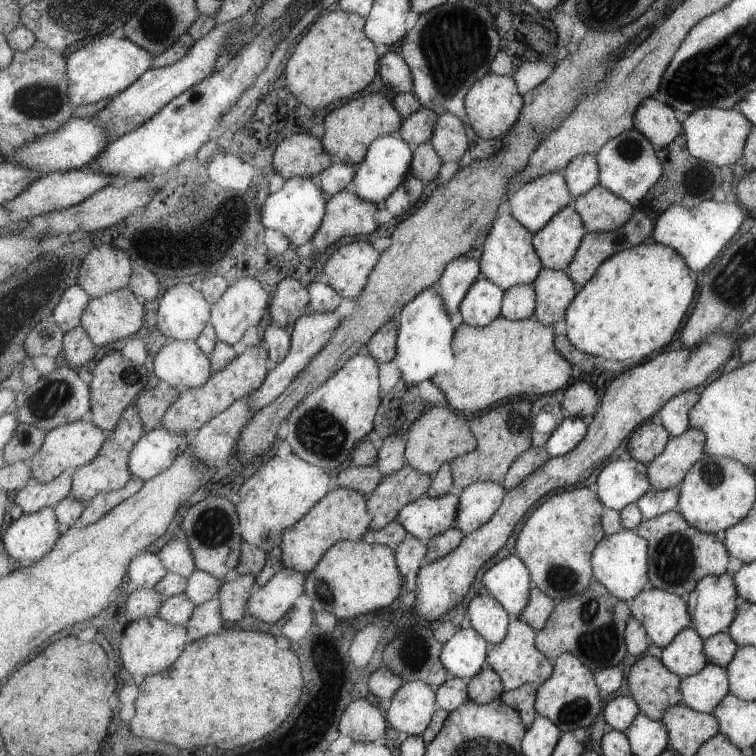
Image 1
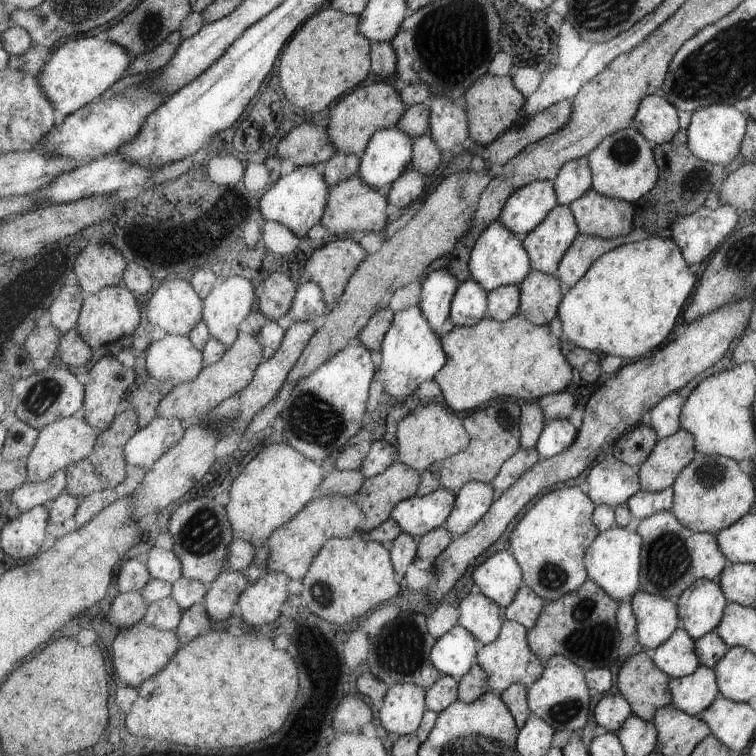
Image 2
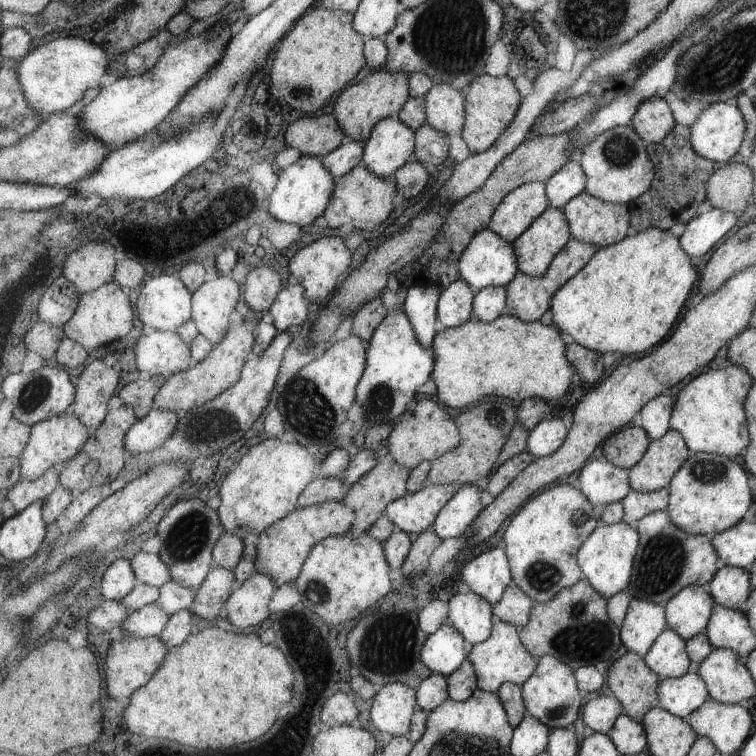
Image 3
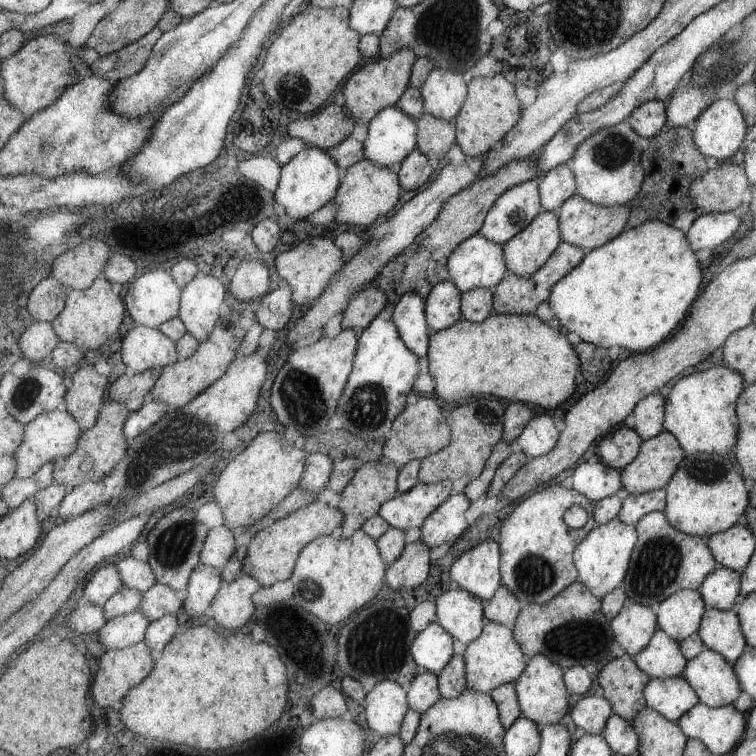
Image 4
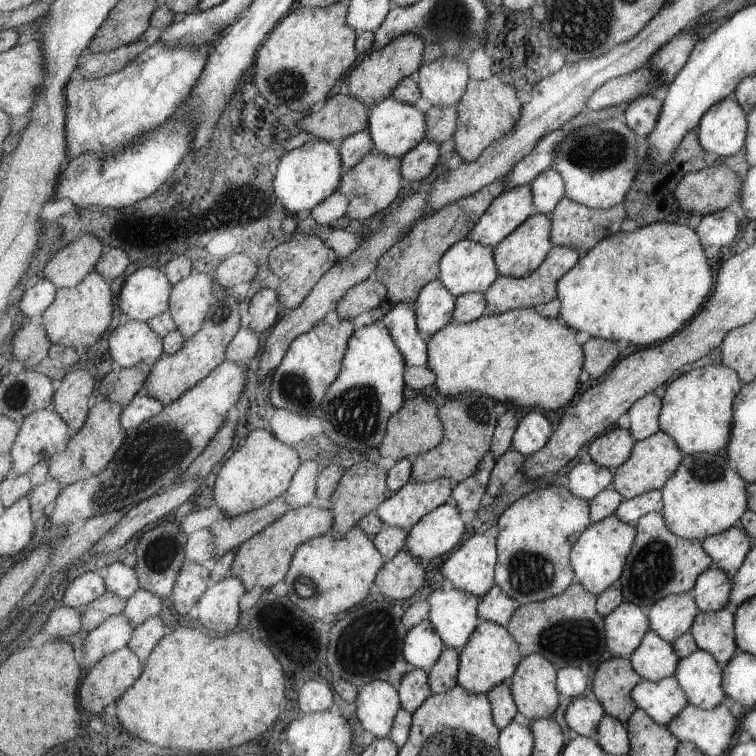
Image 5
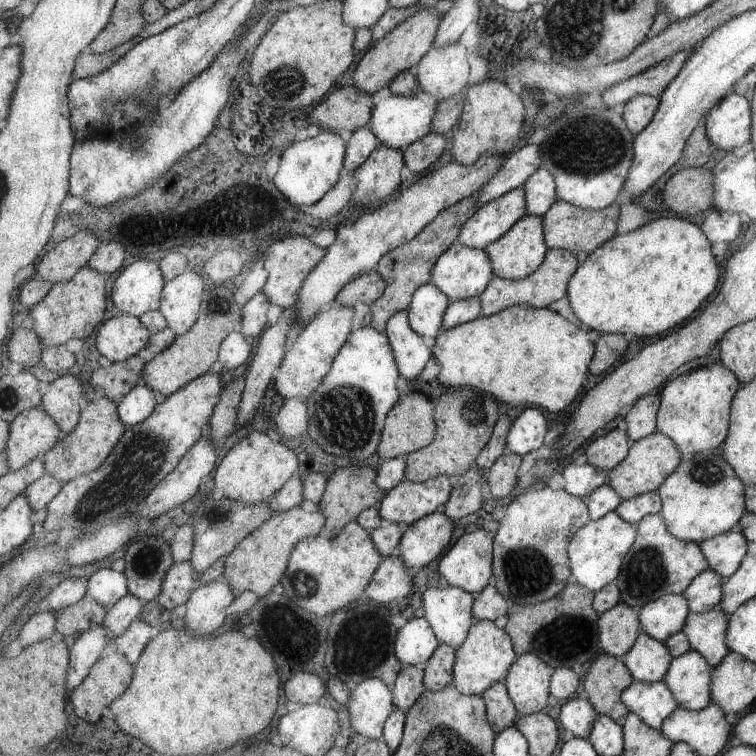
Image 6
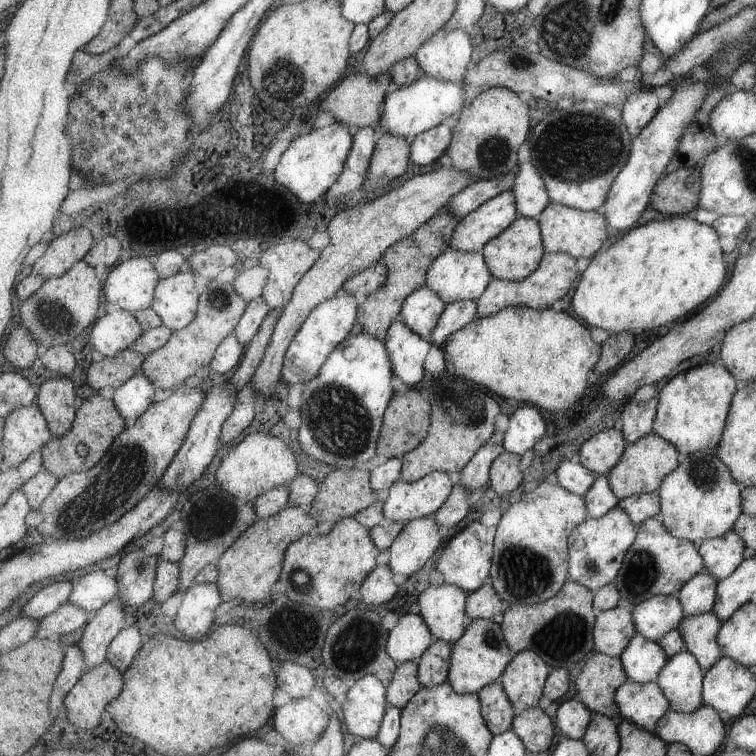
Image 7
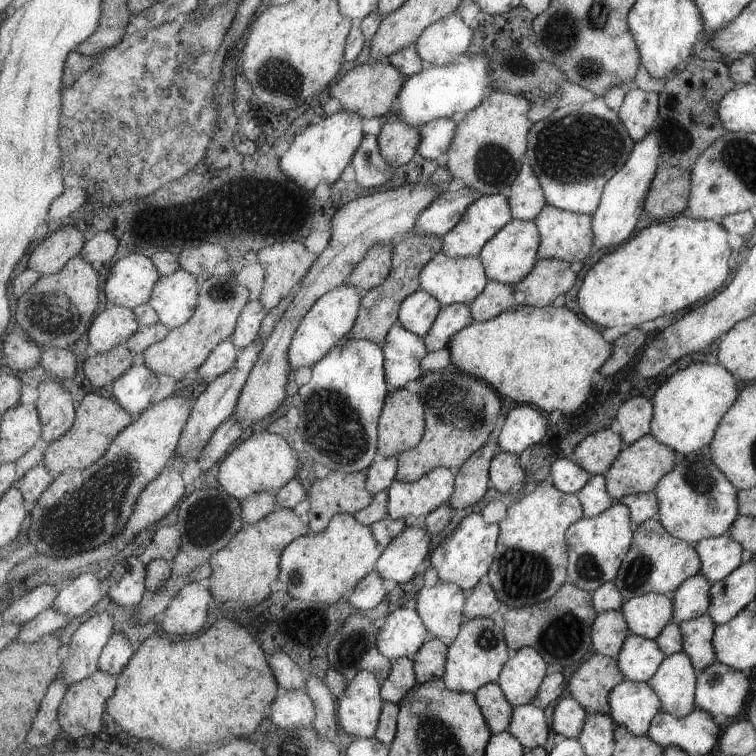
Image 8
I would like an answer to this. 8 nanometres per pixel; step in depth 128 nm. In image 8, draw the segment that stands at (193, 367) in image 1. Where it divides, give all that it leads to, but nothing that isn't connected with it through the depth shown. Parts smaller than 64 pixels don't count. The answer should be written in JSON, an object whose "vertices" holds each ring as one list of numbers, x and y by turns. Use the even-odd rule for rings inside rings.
{"vertices":[[109,304,96,316,88,331,88,342,98,353,125,344,141,327,131,308]]}

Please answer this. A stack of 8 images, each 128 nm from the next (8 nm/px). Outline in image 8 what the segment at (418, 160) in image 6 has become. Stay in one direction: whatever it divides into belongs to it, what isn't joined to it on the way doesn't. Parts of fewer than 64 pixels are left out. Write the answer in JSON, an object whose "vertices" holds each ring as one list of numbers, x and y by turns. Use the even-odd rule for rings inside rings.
{"vertices":[[437,118,421,128,419,154,428,160,436,160,439,165,448,165,449,150,454,142,458,118]]}

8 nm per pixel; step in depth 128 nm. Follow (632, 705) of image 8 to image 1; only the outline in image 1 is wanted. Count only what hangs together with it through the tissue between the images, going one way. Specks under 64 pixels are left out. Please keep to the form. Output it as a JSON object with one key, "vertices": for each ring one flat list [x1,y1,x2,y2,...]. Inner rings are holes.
{"vertices":[[709,663,701,672,682,680,683,700,681,704,696,711,714,714,731,693,730,674,727,667]]}

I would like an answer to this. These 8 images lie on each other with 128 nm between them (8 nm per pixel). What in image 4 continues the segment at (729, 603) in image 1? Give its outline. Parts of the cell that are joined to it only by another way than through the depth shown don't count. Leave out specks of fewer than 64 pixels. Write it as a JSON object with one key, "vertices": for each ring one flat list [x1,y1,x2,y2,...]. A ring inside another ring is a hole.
{"vertices":[[685,589,673,593,657,605,655,611,658,614,658,628,681,643,698,632,707,609,699,589]]}

